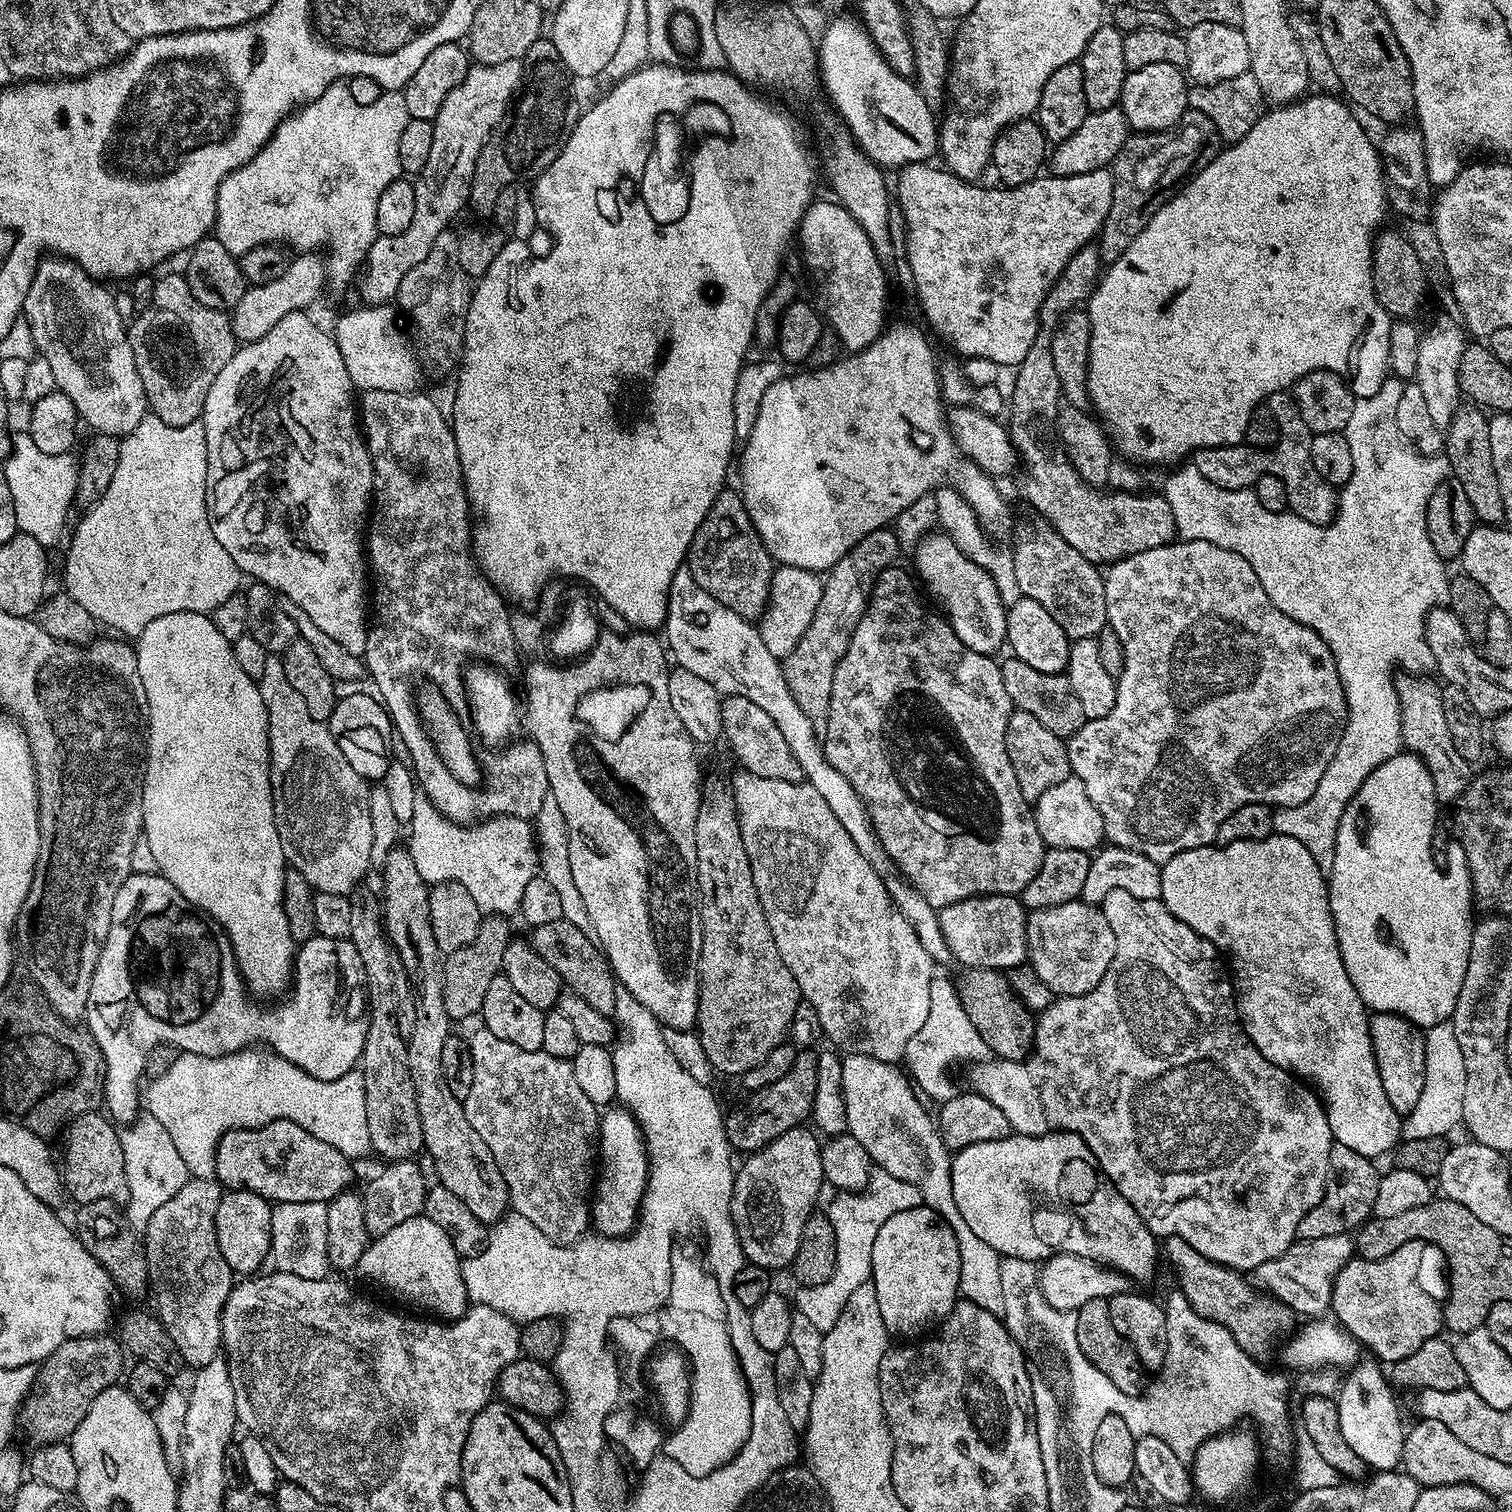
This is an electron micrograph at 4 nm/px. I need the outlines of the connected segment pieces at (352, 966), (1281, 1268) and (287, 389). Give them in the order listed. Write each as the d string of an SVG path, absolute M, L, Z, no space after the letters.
M133 872L126 882L122 882L122 890L118 890L114 897L110 934L106 934L98 966L90 982L86 1013L87 1031L96 1039L96 1045L104 1056L107 1115L120 1126L126 1126L136 1118L136 1107L142 1104L142 1088L136 1083L142 1080L147 1052L159 1044L172 1044L180 1052L190 1054L225 1056L259 1045L261 1040L264 1043L261 1045L319 1080L342 1078L342 1074L353 1071L360 1063L368 1021L362 958L358 958L358 950L354 950L352 941L314 935L299 945L294 957L291 992L292 997L281 999L277 1008L260 1009L256 1005L259 1003L244 987L234 950L220 923L186 902L186 898L178 894L166 877L155 872Z
M1347 1232L1330 1234L1330 1238L1297 1239L1276 1260L1262 1262L1262 1266L1252 1270L1250 1280L1267 1295L1282 1301L1297 1317L1320 1318L1329 1311L1338 1270L1353 1256L1354 1240Z
M307 311L286 314L286 318L282 318L282 322L278 322L278 326L274 326L274 330L270 330L270 334L266 334L261 340L248 342L237 347L234 358L230 358L230 362L226 362L226 366L222 366L222 370L218 370L218 378L214 378L214 386L210 386L210 390L206 394L202 423L206 430L206 506L208 507L208 520L214 538L218 538L222 550L226 550L226 554L230 554L230 558L234 558L234 562L239 566L245 577L252 576L248 578L251 578L257 584L264 584L277 594L282 594L283 599L292 600L298 606L302 606L302 610L306 610L306 614L310 614L310 622L316 623L328 637L334 638L334 642L338 642L344 649L350 650L350 654L363 657L370 627L366 616L364 620L364 604L366 608L366 521L370 516L370 501L372 499L372 455L368 453L362 428L358 423L358 404L354 396L352 400L354 389L350 382L350 374L346 374L346 362L342 362L342 350L338 350L335 335L329 329L327 332L326 329L319 328L308 315Z

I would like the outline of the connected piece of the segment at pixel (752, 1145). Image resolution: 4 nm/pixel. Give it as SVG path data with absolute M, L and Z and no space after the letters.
M812 1050L797 1051L794 1066L790 1066L790 1074L778 1078L778 1082L773 1082L771 1086L762 1086L762 1090L751 1093L747 1097L748 1105L741 1112L727 1113L724 1133L728 1135L729 1145L737 1153L751 1154L774 1142L774 1138L786 1134L786 1130L801 1127L812 1114L817 1089L817 1071L817 1053Z

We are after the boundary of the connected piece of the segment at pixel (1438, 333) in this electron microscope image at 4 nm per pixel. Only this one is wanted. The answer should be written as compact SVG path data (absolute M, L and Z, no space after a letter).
M1445 314L1432 324L1429 332L1425 331L1420 337L1418 346L1418 370L1414 377L1414 383L1422 389L1422 395L1430 413L1434 426L1441 430L1447 430L1454 414L1462 406L1462 393L1458 382L1458 366L1466 347L1466 332L1459 323L1451 320Z

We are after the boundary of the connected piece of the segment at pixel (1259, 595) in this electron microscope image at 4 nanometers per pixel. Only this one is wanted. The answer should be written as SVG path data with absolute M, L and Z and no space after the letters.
M1180 540L1166 546L1158 546L1154 550L1142 550L1138 554L1130 554L1126 558L1119 560L1116 564L1107 565L1106 571L1103 573L1103 578L1104 589L1106 590L1108 627L1112 628L1114 634L1118 634L1119 640L1122 641L1122 650L1126 654L1126 662L1124 663L1122 674L1116 681L1114 710L1110 710L1110 714L1106 714L1106 718L1085 720L1083 726L1073 736L1067 737L1066 747L1068 749L1068 767L1071 775L1078 777L1086 786L1086 794L1090 794L1090 802L1094 802L1098 814L1102 814L1104 840L1109 845L1118 848L1129 848L1135 852L1141 852L1146 858L1150 858L1156 864L1163 866L1167 860L1174 858L1179 852L1209 847L1216 839L1218 826L1222 826L1222 822L1226 822L1226 818L1231 812L1238 810L1238 806L1267 804L1276 808L1289 808L1290 806L1298 806L1302 802L1306 802L1306 798L1310 798L1310 794L1314 794L1314 786L1318 786L1318 778L1322 778L1322 770L1326 770L1326 766L1330 766L1330 758L1334 758L1336 744L1340 741L1340 734L1343 732L1348 718L1348 703L1344 697L1342 682L1338 678L1336 663L1330 654L1328 644L1322 642L1322 638L1318 638L1318 634L1314 630L1310 630L1306 626L1294 622L1294 618L1282 614L1282 610L1278 610L1272 605L1270 598L1266 594L1266 590L1262 590L1262 582L1258 582L1258 574L1254 574L1250 562L1246 562L1246 558L1242 558L1222 546L1214 546L1205 540Z

